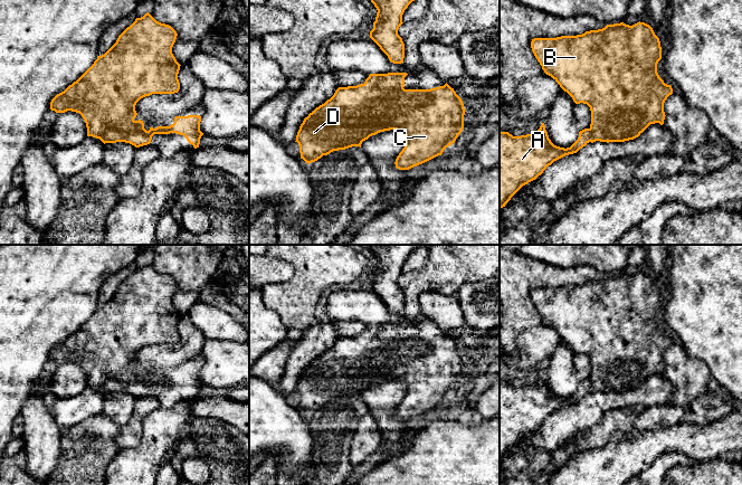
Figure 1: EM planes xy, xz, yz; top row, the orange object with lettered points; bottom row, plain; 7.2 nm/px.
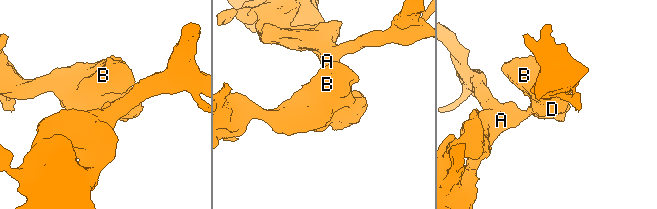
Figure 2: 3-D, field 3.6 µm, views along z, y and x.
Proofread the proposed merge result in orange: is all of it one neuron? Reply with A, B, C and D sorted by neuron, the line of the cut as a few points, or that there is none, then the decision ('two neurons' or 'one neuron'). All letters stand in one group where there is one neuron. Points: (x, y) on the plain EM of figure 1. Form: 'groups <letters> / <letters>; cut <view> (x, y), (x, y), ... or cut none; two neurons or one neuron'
groups A B C D; cut none; one neuron

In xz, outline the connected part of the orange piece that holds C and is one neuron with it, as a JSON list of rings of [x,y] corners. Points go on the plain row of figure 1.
[[[407,323],[370,324],[363,334],[339,337],[334,345],[304,369],[296,386],[301,409],[312,413],[333,401],[360,397],[380,382],[397,380],[406,386],[406,396],[396,409],[396,418],[409,420],[438,406],[455,393],[464,379],[462,349],[447,333],[430,340],[405,340]]]

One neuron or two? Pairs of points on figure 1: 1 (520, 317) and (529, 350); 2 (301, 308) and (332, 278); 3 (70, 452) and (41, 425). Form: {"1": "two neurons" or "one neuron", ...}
{"1": "two neurons", "2": "one neuron", "3": "two neurons"}

